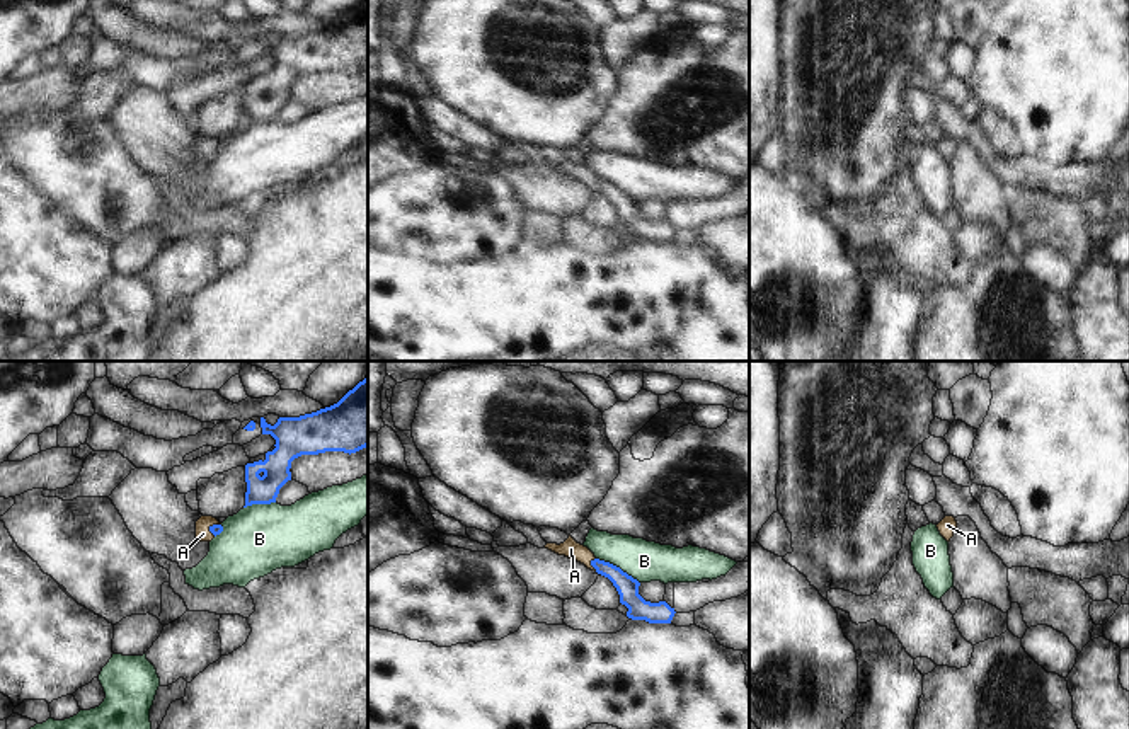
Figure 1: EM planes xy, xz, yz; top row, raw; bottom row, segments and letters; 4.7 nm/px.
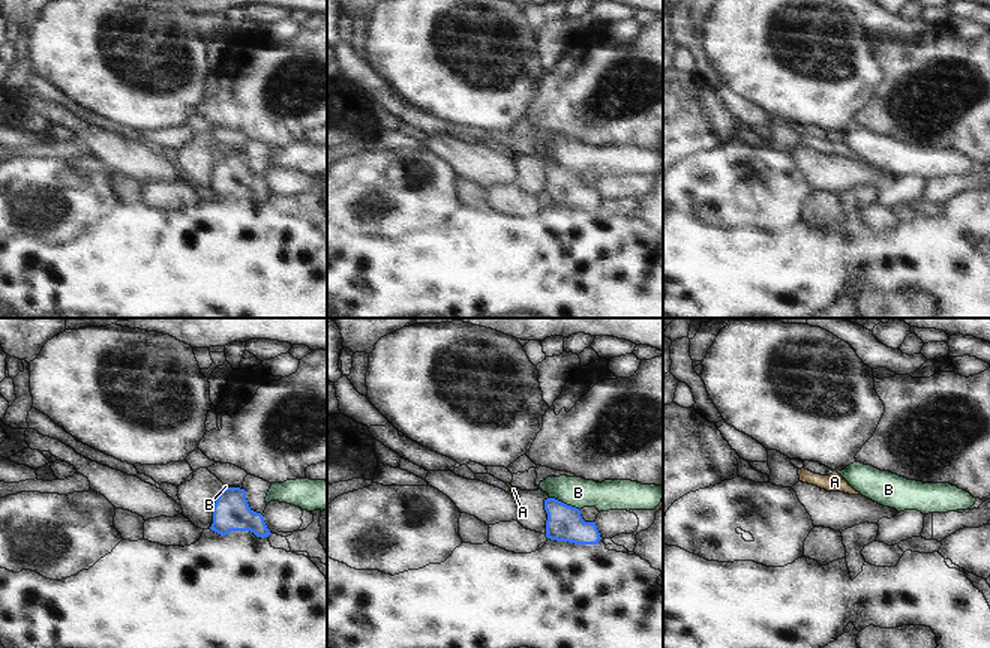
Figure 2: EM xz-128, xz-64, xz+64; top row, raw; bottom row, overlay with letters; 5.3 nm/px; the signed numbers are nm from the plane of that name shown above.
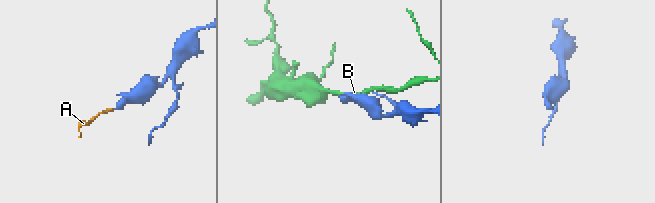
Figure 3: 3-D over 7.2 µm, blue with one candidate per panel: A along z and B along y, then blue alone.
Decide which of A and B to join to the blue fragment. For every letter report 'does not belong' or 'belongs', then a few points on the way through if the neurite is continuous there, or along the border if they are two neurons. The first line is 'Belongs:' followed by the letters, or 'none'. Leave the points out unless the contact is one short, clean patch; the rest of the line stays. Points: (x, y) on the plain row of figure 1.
Belongs: A
A: belongs; runs through xz (627, 205), (613, 191), (591, 183), (571, 167)
B: does not belong

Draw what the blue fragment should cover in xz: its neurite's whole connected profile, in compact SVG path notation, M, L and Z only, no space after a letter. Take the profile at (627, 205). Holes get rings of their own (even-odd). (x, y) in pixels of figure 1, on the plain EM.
M570 153L564 162L560 164L547 162L545 167L559 174L574 177L584 182L587 187L596 189L598 192L608 196L620 213L620 221L628 227L627 230L628 237L645 238L649 242L671 242L676 232L674 227L671 227L666 220L659 221L645 220L639 213L640 201L637 198L623 191L620 186L596 177L587 165L577 162Z

